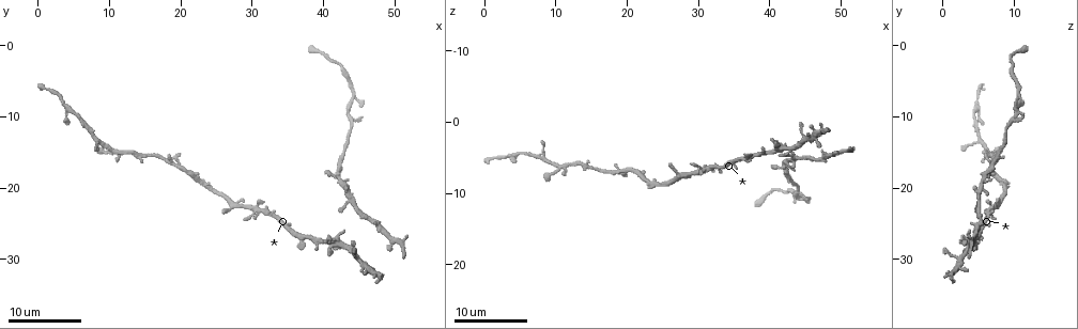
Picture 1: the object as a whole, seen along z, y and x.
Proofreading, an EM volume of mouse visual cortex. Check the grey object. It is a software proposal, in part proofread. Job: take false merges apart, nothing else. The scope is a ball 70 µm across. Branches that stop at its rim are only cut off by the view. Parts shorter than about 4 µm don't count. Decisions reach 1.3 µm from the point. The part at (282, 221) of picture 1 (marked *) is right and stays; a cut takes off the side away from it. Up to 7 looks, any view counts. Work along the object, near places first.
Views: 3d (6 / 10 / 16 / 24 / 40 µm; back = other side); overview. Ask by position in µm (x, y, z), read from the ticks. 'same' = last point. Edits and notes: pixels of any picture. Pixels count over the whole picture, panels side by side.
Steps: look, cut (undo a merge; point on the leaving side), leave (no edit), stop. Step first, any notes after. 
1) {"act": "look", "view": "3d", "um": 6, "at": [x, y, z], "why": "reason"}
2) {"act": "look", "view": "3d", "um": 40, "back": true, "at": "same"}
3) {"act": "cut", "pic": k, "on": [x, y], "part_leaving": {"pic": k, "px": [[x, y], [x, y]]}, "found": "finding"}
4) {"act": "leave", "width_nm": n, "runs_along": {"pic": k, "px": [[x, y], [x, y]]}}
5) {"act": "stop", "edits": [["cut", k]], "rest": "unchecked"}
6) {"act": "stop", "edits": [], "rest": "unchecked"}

{"act": "look", "view": "3d", "um": 10, "at": [39.5, 1.0, 10.0], "why": "calibre changes"}

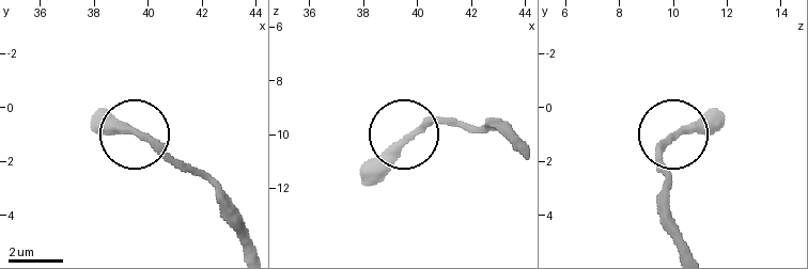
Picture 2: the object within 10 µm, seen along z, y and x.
{"act": "look", "view": "3d", "um": 10, "back": true, "at": [39.6, 1.0, 10.2]}

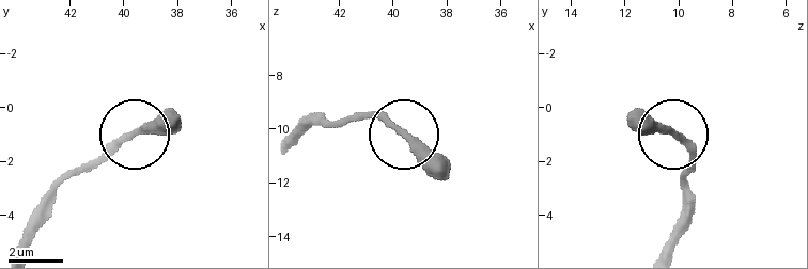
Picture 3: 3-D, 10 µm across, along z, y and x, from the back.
{"act": "leave", "runs_along": {"pic": 3, "px": [[17, 249], [57, 186], [131, 133], [177, 120]]}, "found": "one neuron here"}

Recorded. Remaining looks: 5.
{"act": "look", "view": "3d", "um": 10, "at": [44.0, 21.5, 5.0], "why": "three arms meet"}

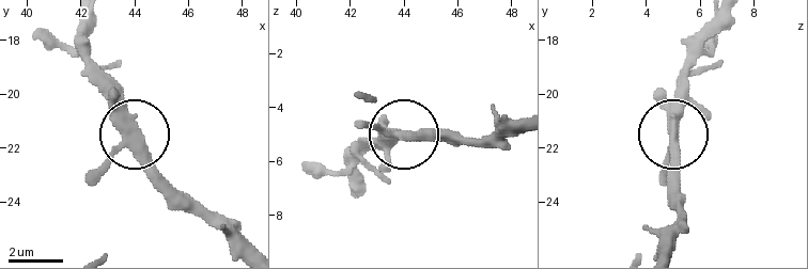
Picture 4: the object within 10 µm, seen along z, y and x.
{"act": "look", "view": "3d", "um": 10, "back": true, "at": [44.2, 21.7, 5.0]}

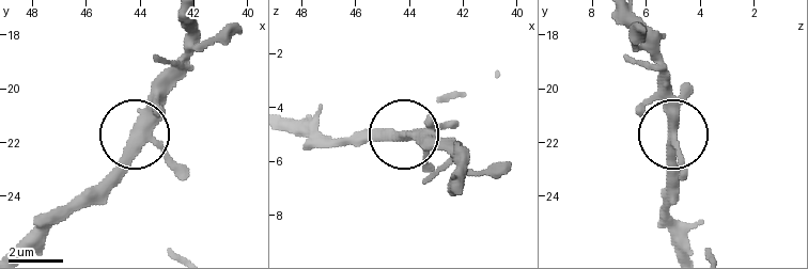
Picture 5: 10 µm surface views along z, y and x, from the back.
{"act": "leave", "width_nm": 360, "found": "one neuron here"}

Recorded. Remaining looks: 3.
{"act": "look", "view": "3d", "um": 10, "at": [42.5, 27.5, 3.0], "why": "branch point"}

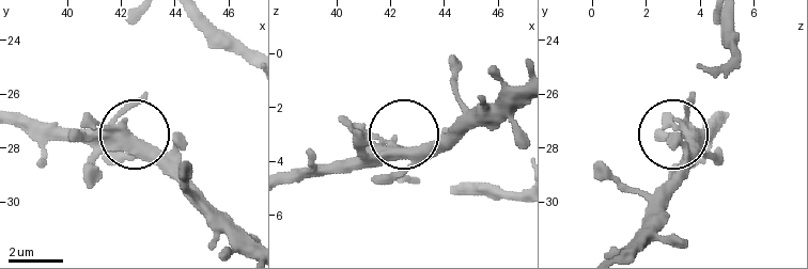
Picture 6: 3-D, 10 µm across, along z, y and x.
{"act": "leave", "side_arm_um": 9, "arms": 3, "found": "continuous, no second neuron"}

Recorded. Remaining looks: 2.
{"act": "look", "view": "3d", "um": 16, "at": [43.5, 10.0, 10.5]}

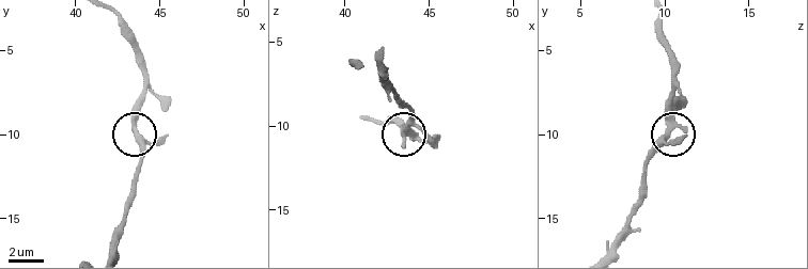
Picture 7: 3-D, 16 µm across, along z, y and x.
{"act": "look", "view": "3d", "um": 6, "at": [43.4, 9.6, 10.3], "why": "zoom in"}

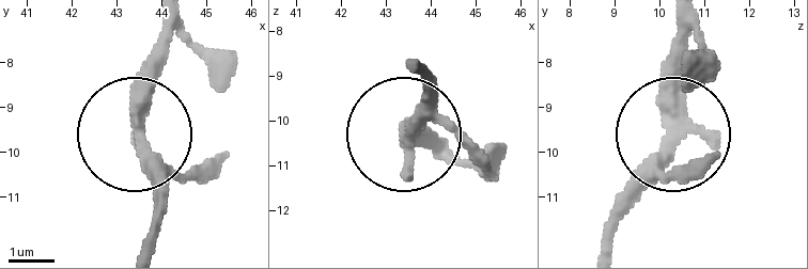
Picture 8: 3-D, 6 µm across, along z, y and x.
{"act": "leave", "arms": 3, "found": "continuous, no second neuron"}

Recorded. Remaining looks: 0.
{"act": "stop", "edits": [], "rest": "unchecked"}

